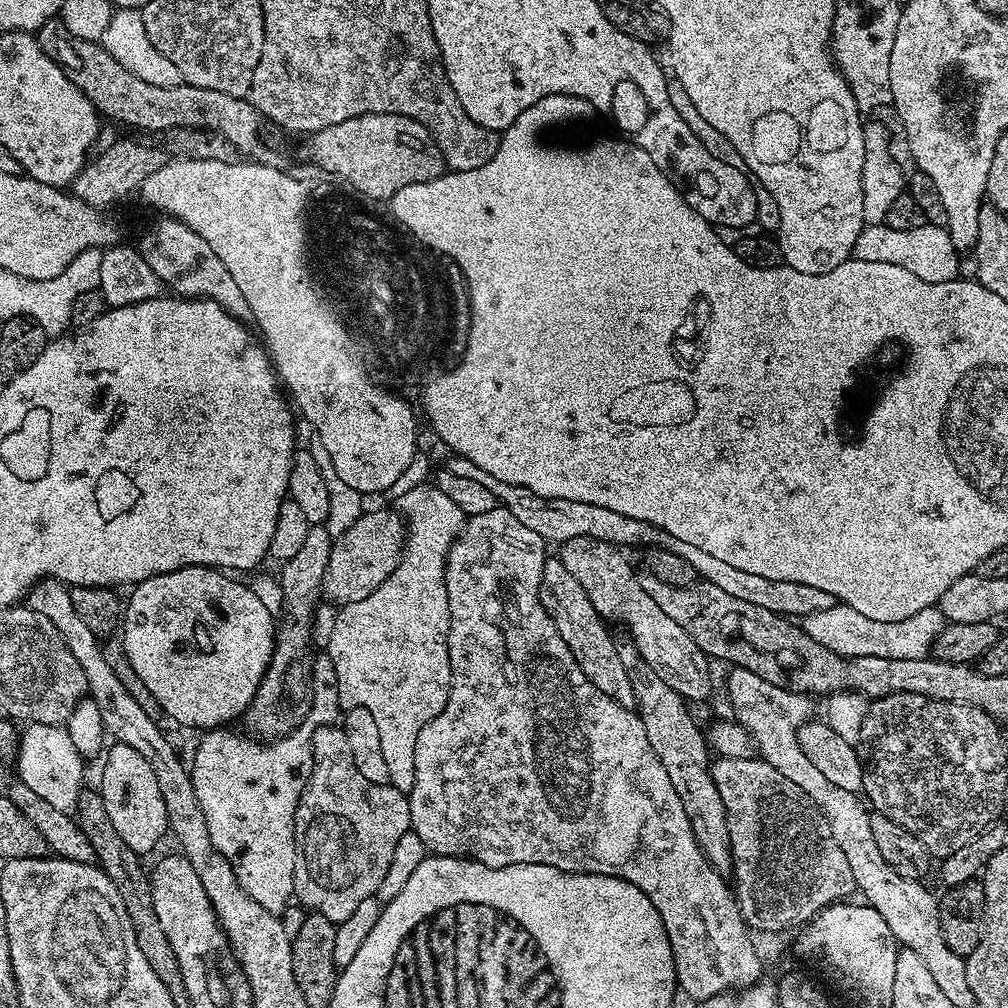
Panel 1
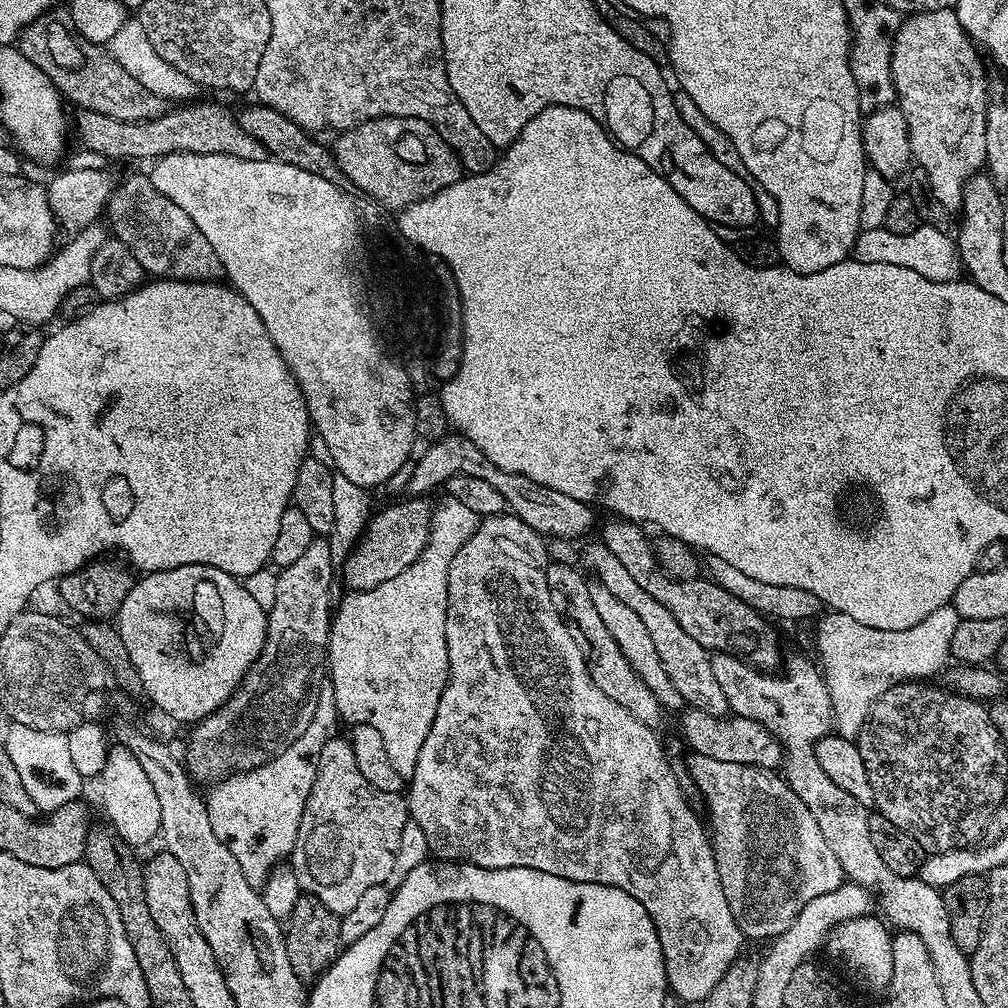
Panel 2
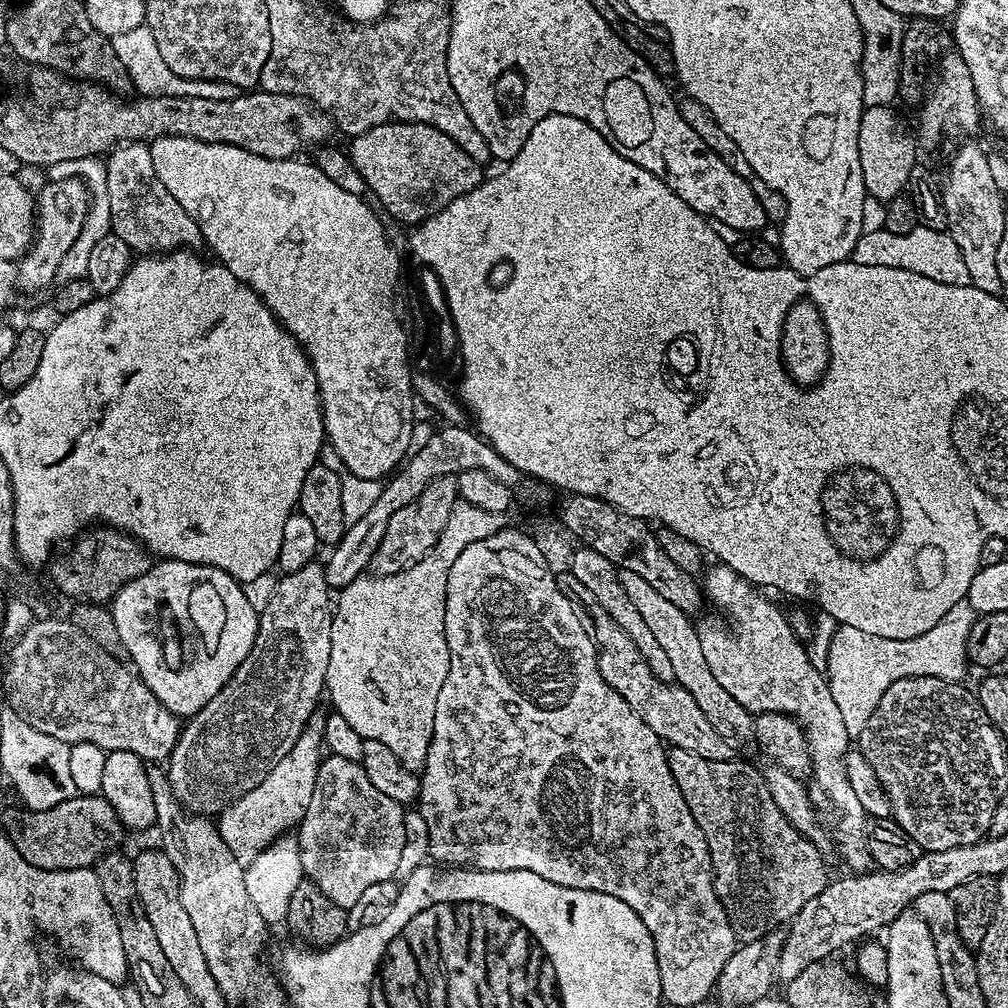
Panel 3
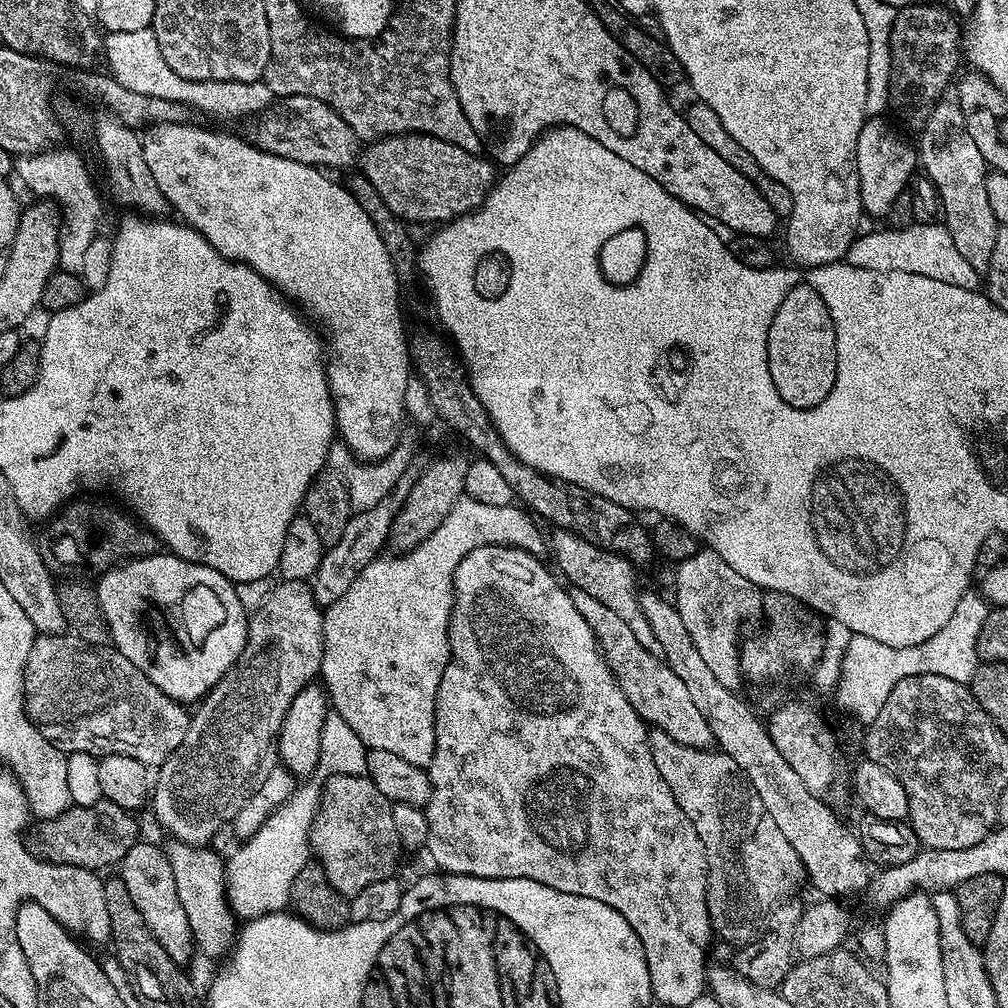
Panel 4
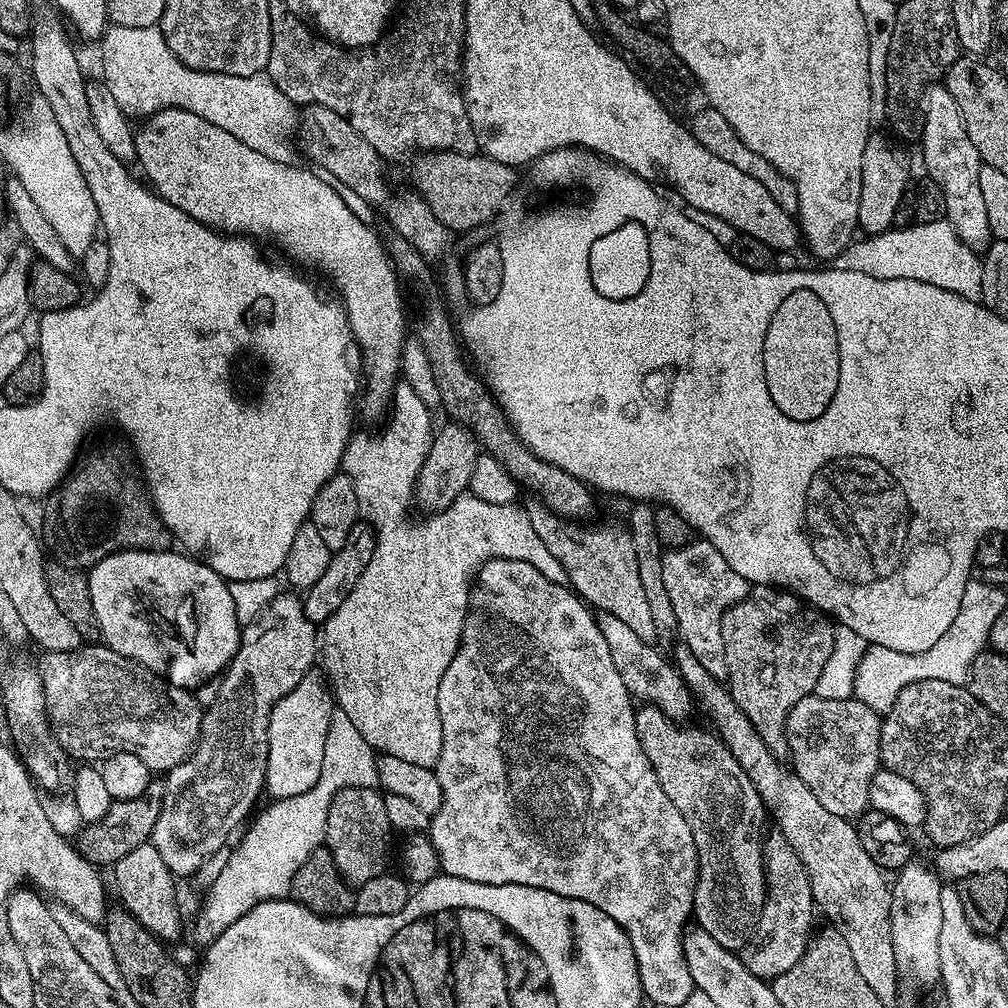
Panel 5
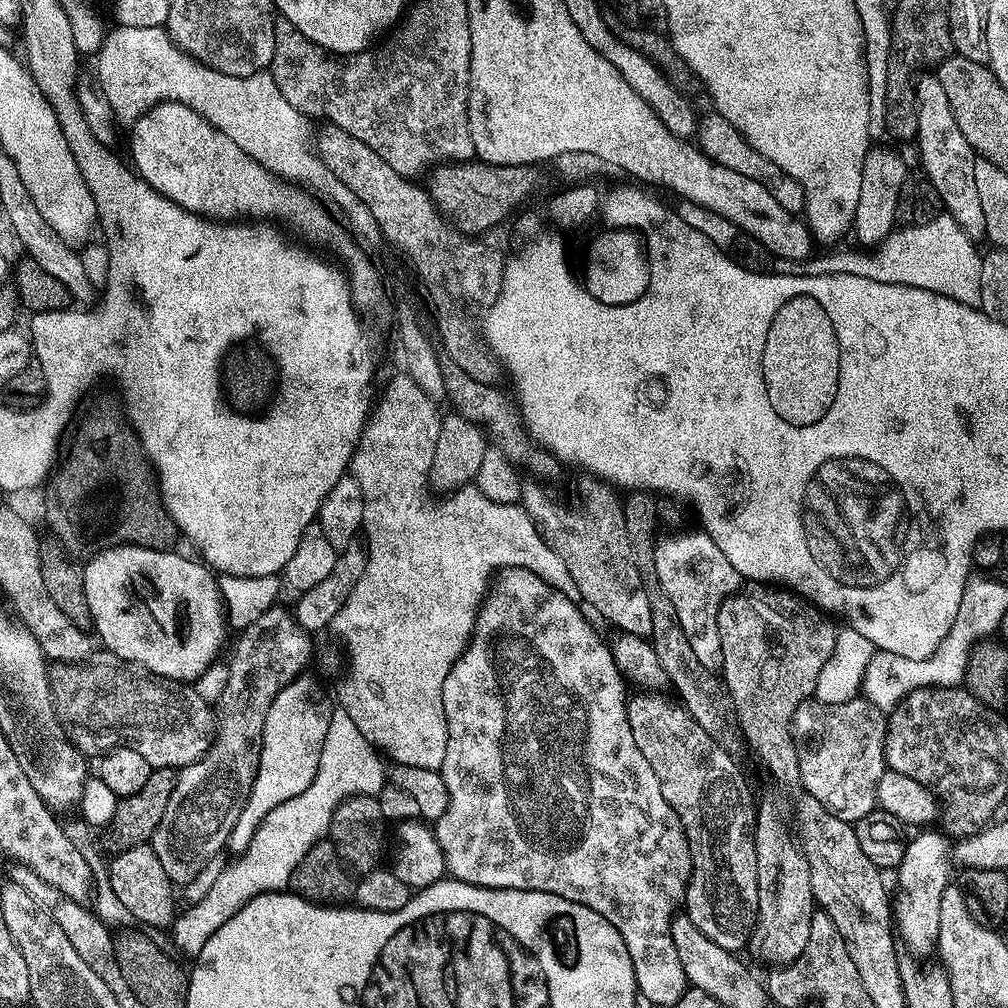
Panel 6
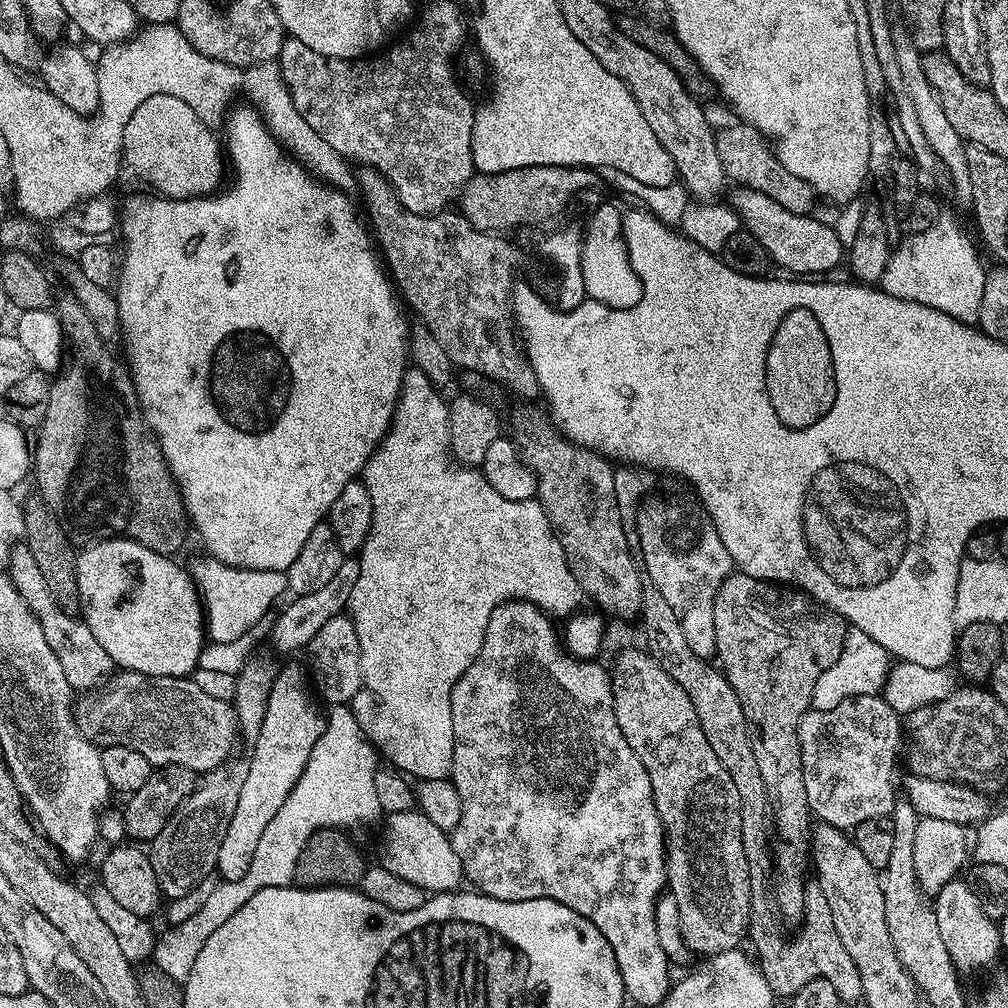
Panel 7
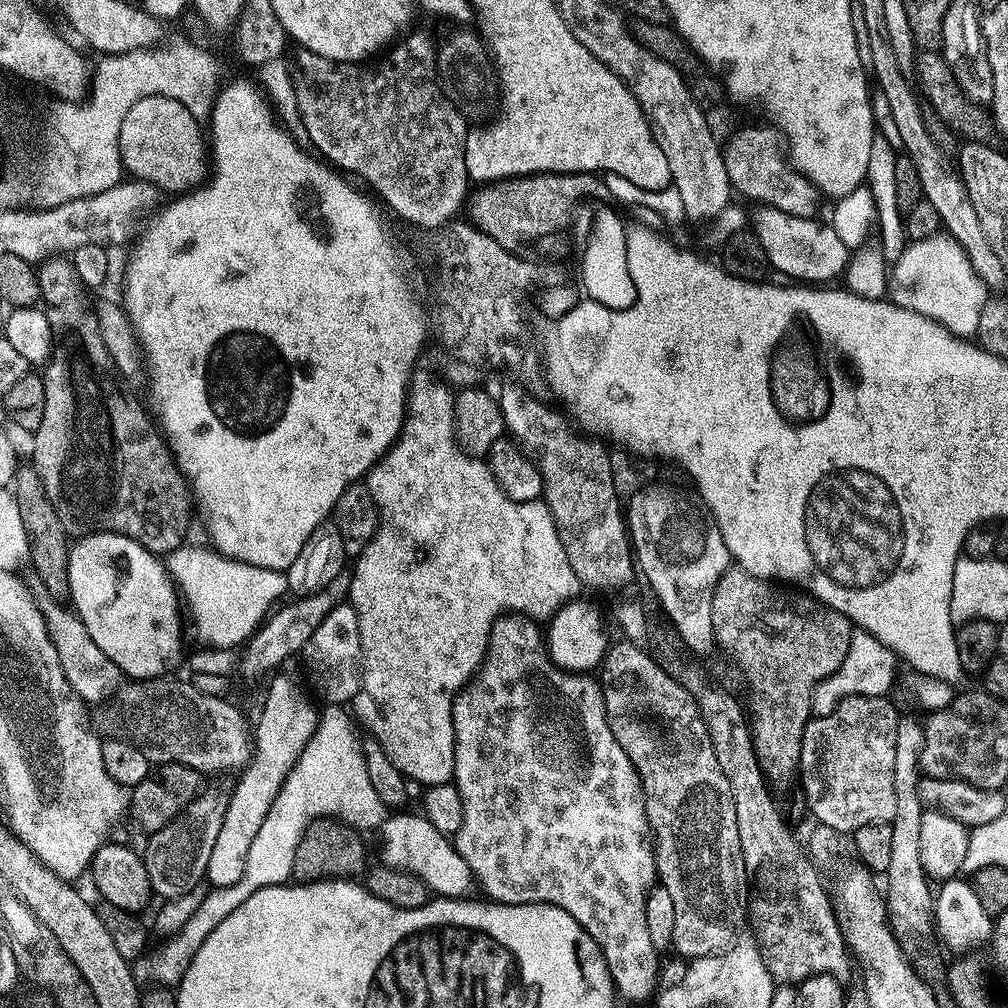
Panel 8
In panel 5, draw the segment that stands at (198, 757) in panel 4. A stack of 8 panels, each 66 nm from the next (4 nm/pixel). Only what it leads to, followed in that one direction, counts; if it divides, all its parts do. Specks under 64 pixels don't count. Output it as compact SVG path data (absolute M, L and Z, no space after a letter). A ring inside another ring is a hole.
M281 594L270 602L270 606L257 620L243 629L240 649L223 673L224 681L212 700L212 705L204 708L204 718L200 727L200 738L191 756L187 756L178 766L166 774L162 810L152 831L150 843L162 854L162 862L172 871L173 876L195 877L210 854L225 847L232 831L249 819L248 811L256 804L256 798L265 789L266 766L268 765L268 727L274 706L302 678L313 671L312 664L318 660L318 628L304 613L304 601L299 595Z

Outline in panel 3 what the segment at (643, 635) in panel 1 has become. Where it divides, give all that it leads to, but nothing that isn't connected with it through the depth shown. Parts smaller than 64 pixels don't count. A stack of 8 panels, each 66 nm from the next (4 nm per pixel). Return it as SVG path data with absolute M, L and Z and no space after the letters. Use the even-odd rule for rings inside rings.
M621 571L620 581L622 582L622 590L626 590L626 594L630 594L630 602L634 602L638 614L642 614L646 626L654 633L654 639L659 642L662 650L666 650L666 654L670 657L675 683L686 689L690 698L694 698L694 702L698 702L702 714L706 714L706 719L714 726L714 730L718 730L718 734L722 734L722 738L726 738L730 742L748 739L751 741L754 736L753 713L746 711L716 681L714 674L710 674L710 666L706 666L706 658L702 655L702 642L697 625L692 625L691 620L693 619L689 613L678 610L678 606L674 606L668 599L662 598L662 594L658 594L646 581L638 578L638 574Z

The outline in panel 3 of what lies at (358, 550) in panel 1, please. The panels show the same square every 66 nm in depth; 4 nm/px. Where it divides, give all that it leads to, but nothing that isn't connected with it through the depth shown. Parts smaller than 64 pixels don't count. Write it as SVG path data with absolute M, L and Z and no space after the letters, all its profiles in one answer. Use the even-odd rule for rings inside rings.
M440 477L430 481L419 494L418 498L410 502L408 506L402 506L390 516L387 523L386 534L382 537L381 545L372 558L371 571L378 576L389 576L410 570L438 542L440 535L446 530L446 522L450 520L450 510L458 503L456 495L456 481L453 477Z

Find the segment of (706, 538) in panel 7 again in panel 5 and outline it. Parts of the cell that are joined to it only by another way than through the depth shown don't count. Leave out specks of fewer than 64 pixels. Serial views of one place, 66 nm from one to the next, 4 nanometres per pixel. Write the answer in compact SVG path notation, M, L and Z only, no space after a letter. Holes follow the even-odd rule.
M703 538L693 539L691 544L684 544L680 548L667 549L661 564L662 583L666 586L666 594L670 596L683 647L688 648L692 656L698 658L713 676L723 677L724 643L720 619L724 617L725 608L747 598L750 591L748 580L742 578L738 570L733 570L730 562L726 562L726 558L714 550L712 543Z

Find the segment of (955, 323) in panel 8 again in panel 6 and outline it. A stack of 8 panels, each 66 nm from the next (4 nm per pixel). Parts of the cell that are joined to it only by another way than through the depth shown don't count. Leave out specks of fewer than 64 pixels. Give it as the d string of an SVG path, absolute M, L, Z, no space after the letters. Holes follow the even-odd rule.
M941 214L938 218L934 218L934 222L926 222L925 224L912 224L911 226L901 227L899 230L893 230L888 237L885 238L883 244L879 246L876 251L873 251L871 255L868 255L865 251L855 250L856 252L832 252L836 250L828 250L825 256L815 255L809 257L807 260L801 262L799 260L782 260L777 259L774 264L775 275L778 276L833 276L834 274L854 274L858 278L870 278L874 282L882 282L883 284L901 284L902 286L910 286L911 288L921 288L922 290L928 290L934 294L940 294L950 300L956 300L959 304L968 304L971 306L979 305L981 293L981 259L982 252L975 248L973 237L967 236L962 230L962 226L958 226L958 222L954 218L947 214Z

